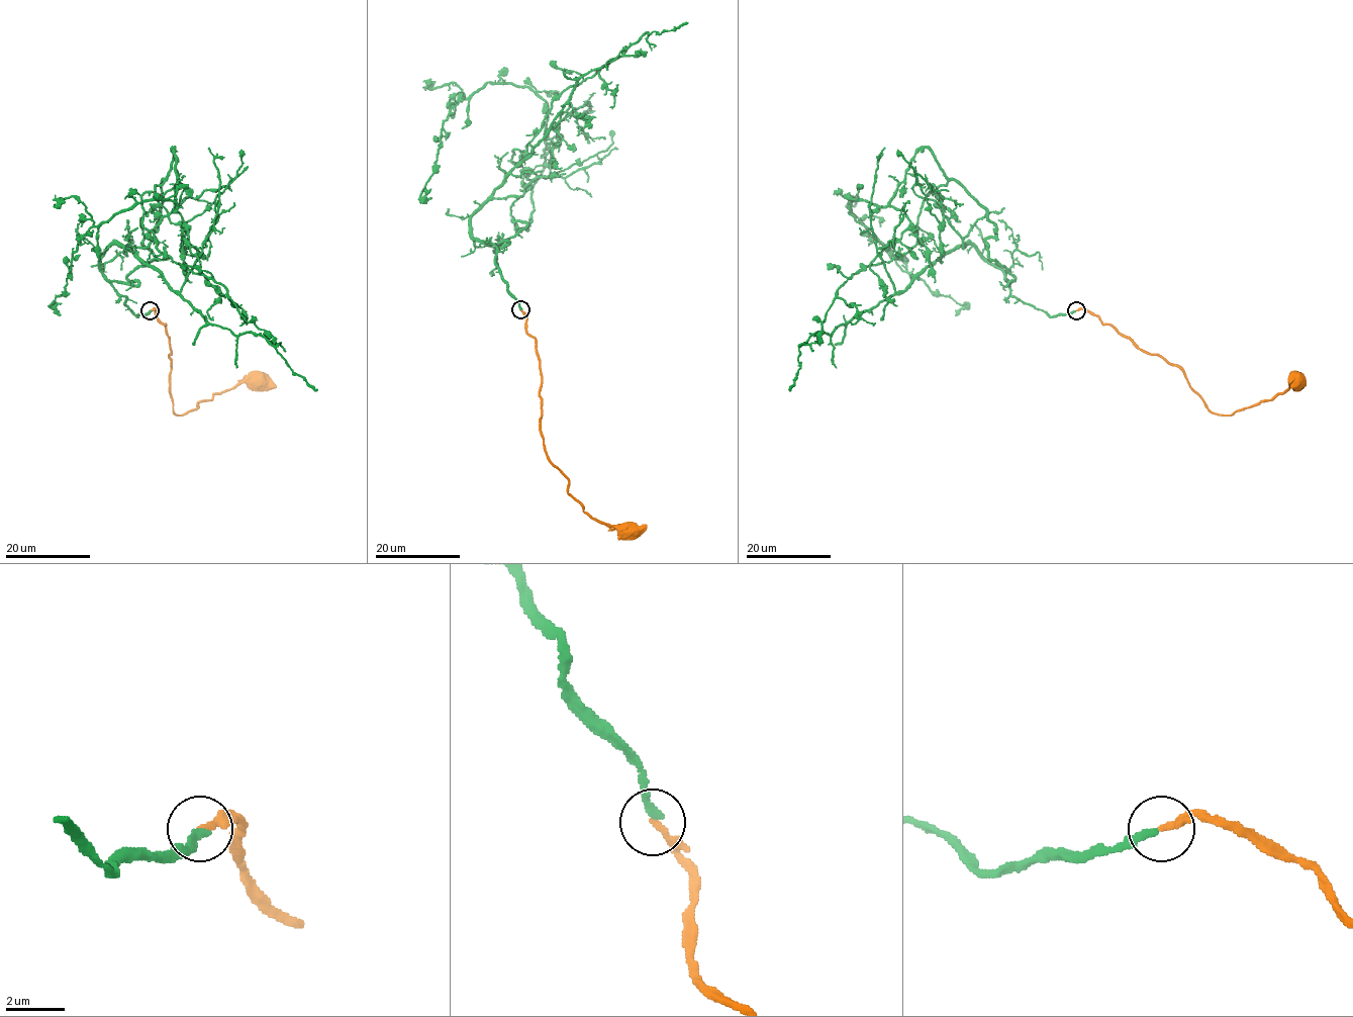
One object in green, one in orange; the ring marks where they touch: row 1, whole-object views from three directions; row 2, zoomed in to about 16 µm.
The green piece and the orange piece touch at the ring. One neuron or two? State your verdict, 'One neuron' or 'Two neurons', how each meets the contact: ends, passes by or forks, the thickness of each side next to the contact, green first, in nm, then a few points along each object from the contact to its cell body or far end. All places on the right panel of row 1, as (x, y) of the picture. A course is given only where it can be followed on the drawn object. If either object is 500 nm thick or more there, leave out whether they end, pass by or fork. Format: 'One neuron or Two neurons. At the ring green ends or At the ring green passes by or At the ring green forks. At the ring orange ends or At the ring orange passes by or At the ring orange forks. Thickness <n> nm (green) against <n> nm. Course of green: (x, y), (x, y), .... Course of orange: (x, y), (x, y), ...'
One neuron. At the ring green ends. At the ring orange ends. Thickness 240 nm (green) against 220 nm. Course of green: (1075, 310), (1024, 303), (963, 248), (937, 203), (948, 179), (922, 147), (886, 205), (849, 212), (955, 314). Course of orange: (1075, 310), (1087, 309), (1140, 349), (1177, 365), (1211, 411), (1232, 414), (1258, 405), (1282, 393), (1296, 379)

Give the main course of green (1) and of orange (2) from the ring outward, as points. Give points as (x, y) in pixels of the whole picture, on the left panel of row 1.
1: (151, 310), (100, 256), (148, 245), (174, 147), (177, 205), (91, 228), (61, 314)
2: (151, 310), (156, 309), (170, 338), (171, 397), (176, 414), (184, 414), (215, 393), (252, 379)

